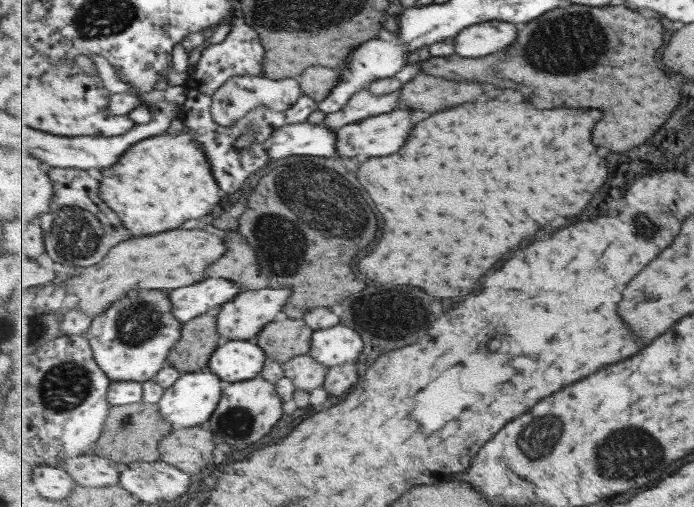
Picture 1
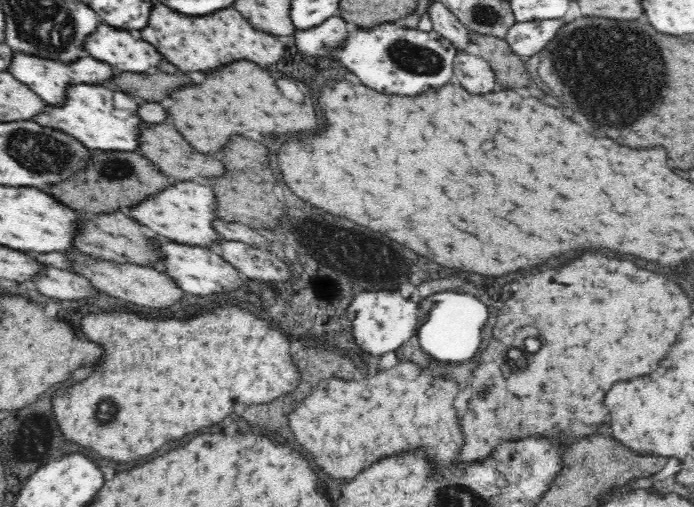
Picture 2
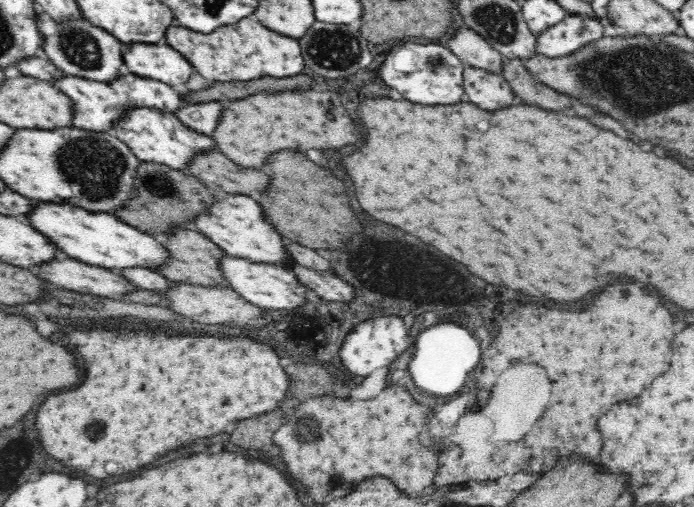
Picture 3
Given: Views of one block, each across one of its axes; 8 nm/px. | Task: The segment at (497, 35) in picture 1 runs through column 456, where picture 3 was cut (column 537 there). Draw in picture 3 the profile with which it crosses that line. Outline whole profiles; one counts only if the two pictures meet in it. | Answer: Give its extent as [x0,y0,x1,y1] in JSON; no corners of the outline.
[536,14,604,58]

